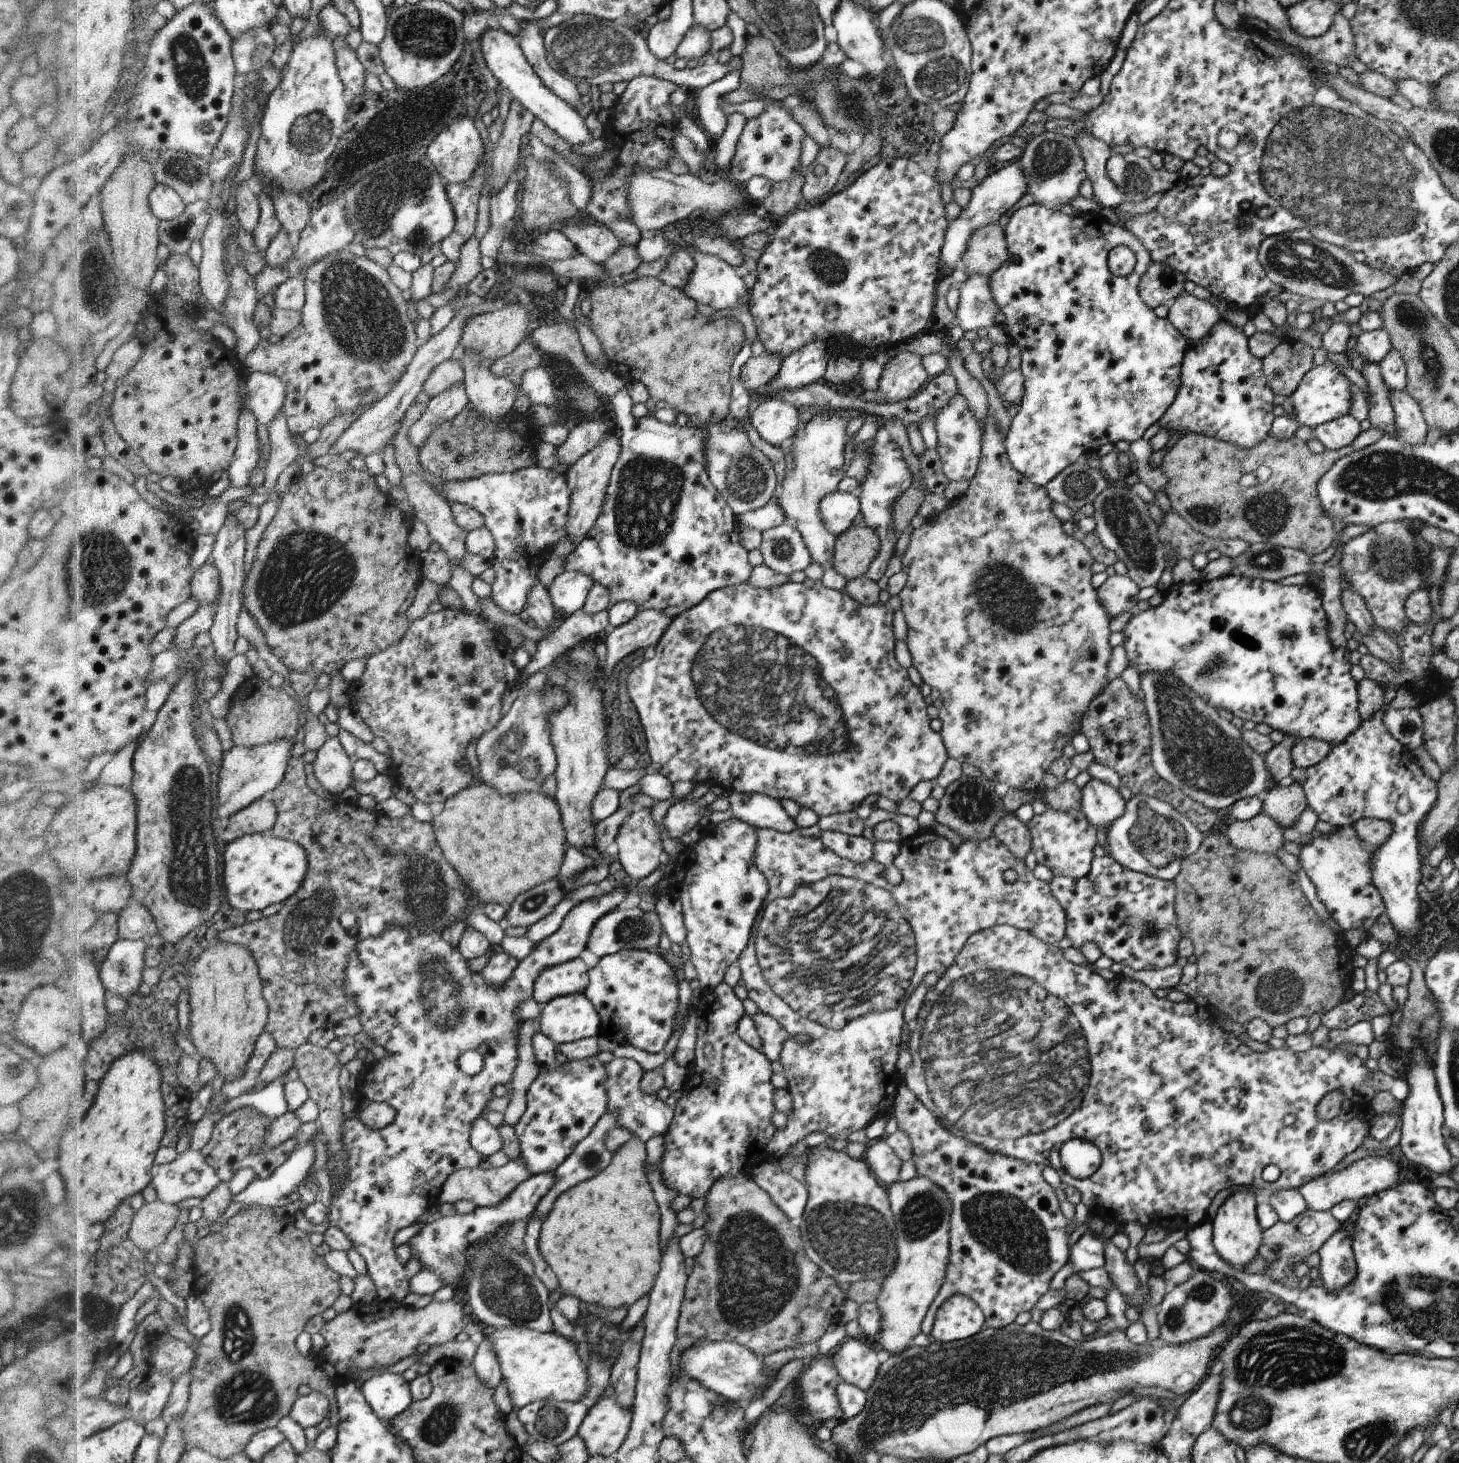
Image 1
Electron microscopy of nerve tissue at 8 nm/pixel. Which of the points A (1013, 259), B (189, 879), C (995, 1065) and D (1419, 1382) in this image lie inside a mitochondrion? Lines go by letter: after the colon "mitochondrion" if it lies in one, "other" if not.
A: other
B: mitochondrion
C: mitochondrion
D: other

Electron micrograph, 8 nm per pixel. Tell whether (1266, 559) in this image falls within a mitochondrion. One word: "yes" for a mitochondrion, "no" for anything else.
yes

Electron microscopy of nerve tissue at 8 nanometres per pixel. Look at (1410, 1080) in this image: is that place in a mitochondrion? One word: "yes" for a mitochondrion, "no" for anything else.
no

